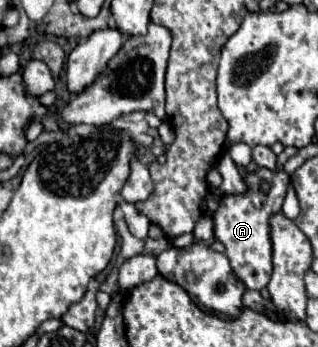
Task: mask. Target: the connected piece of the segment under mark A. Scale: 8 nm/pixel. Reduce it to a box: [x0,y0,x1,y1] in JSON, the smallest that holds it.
[213,167,291,291]

